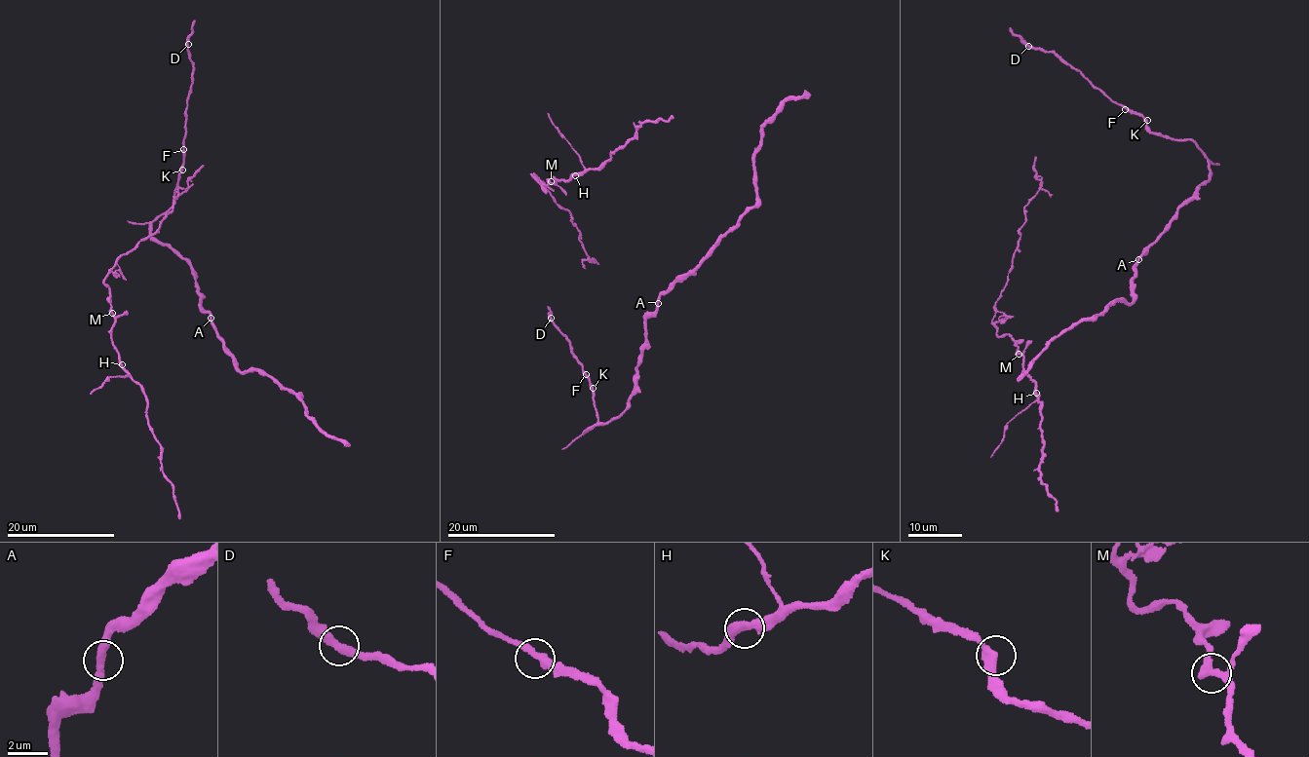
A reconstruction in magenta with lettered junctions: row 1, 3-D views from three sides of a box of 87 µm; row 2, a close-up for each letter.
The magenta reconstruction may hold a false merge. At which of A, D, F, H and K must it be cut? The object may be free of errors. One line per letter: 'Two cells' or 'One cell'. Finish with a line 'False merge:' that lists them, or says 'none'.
A: One cell
D: One cell
F: One cell
H: One cell
K: One cell
False merge: none

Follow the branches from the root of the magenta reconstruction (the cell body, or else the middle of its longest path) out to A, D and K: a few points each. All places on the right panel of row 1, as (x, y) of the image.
A: (1128, 108), (1136, 111), (1152, 132), (1196, 141), (1212, 175), (1138, 259)
D: (1128, 108), (1113, 102), (1055, 54), (1028, 46)
K: (1128, 108), (1147, 120)

